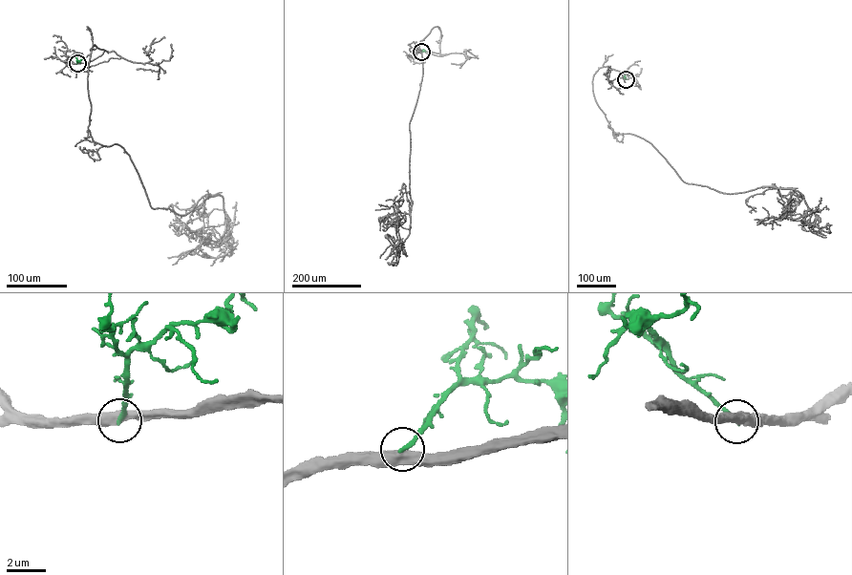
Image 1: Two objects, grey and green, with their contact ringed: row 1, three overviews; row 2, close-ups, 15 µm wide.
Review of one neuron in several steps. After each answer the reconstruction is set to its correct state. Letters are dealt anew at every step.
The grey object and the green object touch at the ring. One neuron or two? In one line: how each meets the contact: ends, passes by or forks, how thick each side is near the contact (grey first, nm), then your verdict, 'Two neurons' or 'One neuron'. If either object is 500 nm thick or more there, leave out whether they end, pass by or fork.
Thickness 500 nm (grey) against 200 nm. Two neurons

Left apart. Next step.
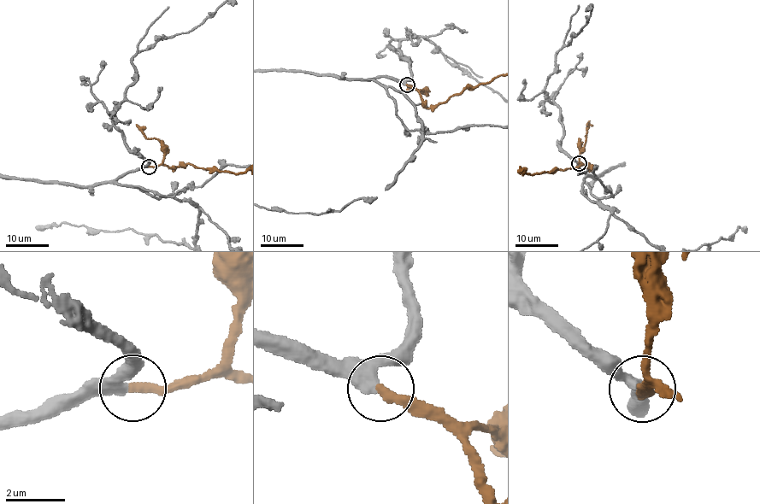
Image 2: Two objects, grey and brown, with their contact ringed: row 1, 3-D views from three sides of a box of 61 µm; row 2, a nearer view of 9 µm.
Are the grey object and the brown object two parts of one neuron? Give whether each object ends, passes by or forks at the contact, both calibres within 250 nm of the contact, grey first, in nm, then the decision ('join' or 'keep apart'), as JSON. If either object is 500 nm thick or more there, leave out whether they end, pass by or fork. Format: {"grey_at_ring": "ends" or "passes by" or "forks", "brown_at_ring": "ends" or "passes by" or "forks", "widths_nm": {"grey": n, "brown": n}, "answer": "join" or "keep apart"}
{"grey_at_ring": "ends", "brown_at_ring": "ends", "widths_nm": {"grey": 440, "brown": 340}, "answer": "join"}

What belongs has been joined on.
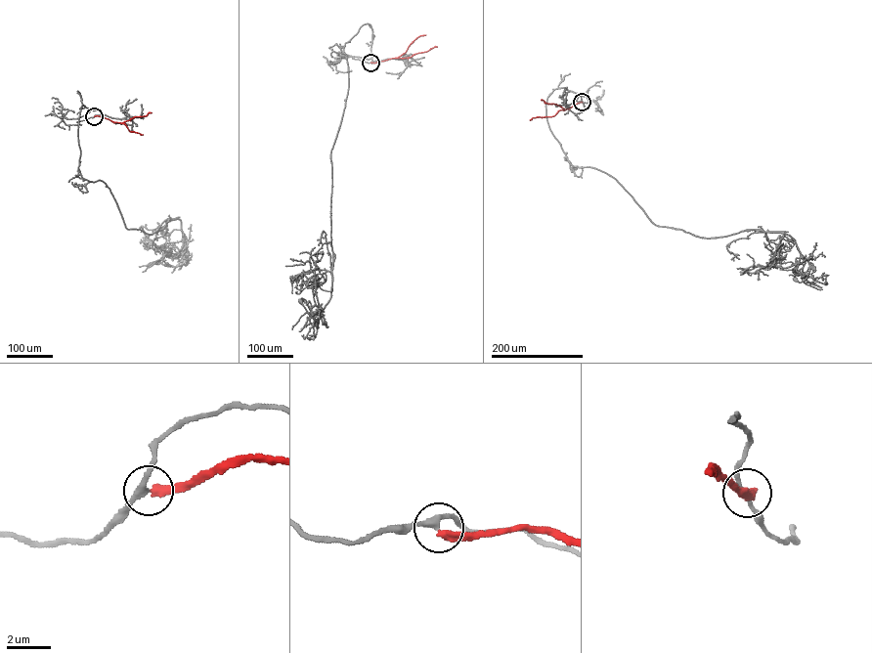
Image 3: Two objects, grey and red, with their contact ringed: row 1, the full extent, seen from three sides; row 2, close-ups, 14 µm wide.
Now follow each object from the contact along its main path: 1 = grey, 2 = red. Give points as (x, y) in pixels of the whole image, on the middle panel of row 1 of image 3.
1: (370, 63), (381, 61), (367, 23), (343, 50), (331, 295), (317, 322), (300, 301)
2: (370, 63), (398, 58), (418, 37), (425, 34)

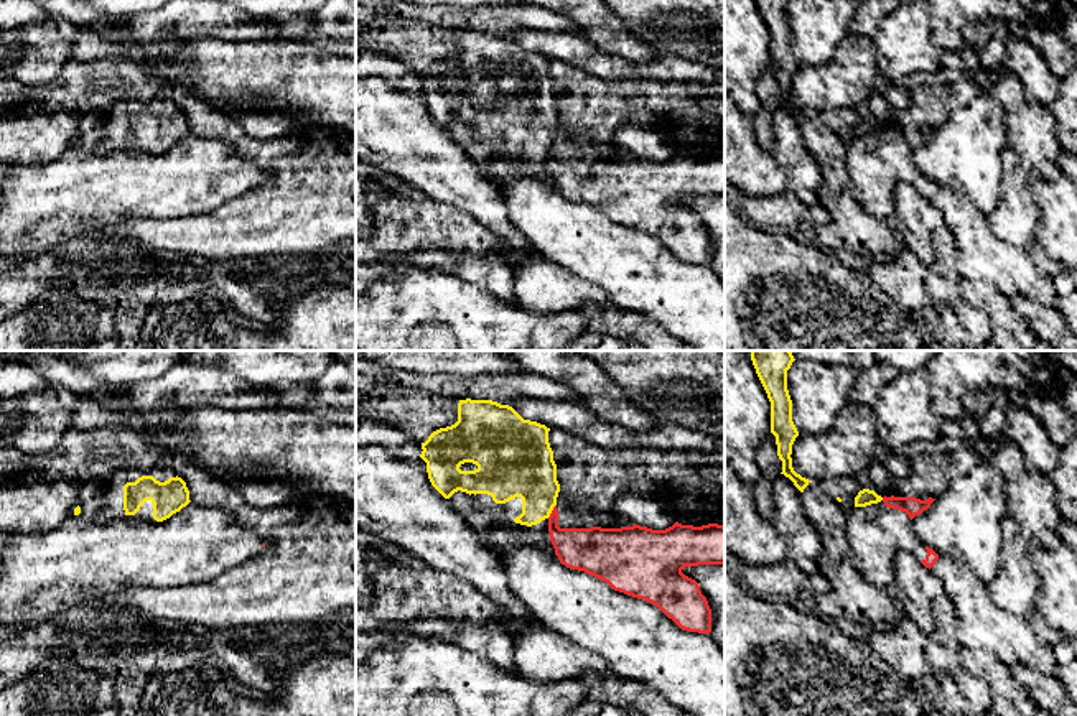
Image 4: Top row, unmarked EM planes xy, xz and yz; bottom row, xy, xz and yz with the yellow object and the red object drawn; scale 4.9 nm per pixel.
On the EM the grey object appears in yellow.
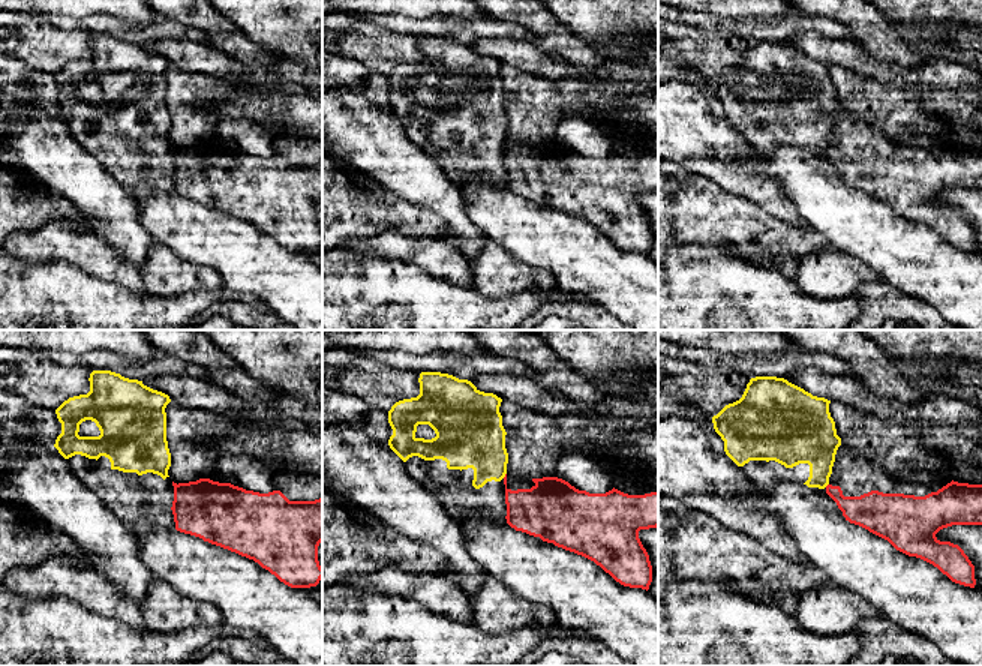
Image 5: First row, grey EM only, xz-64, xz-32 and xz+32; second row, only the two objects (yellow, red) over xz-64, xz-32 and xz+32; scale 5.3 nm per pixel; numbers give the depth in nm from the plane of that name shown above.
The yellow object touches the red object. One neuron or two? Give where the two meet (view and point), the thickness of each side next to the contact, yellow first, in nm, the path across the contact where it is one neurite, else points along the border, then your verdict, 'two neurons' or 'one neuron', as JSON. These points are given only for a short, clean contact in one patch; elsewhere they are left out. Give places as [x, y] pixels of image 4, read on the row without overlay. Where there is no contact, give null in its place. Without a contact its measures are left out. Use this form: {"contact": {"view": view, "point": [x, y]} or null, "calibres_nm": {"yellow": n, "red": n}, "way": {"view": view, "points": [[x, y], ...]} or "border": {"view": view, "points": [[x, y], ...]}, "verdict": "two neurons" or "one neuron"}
{"contact": {"view": "xz", "point": [552, 140]}, "calibres_nm": {"yellow": 300, "red": 200}, "border": {"view": "xz", "points": [[555, 135], [547, 148]]}, "verdict": "two neurons"}

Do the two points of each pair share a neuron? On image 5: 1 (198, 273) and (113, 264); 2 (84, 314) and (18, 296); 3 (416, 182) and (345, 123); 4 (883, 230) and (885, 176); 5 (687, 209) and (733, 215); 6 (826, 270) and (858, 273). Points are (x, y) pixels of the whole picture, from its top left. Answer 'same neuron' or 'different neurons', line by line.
1: different neurons
2: same neuron
3: same neuron
4: different neurons
5: same neuron
6: same neuron

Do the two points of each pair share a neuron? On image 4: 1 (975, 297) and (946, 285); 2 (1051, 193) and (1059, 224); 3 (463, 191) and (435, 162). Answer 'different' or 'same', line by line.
1: different
2: same
3: same

